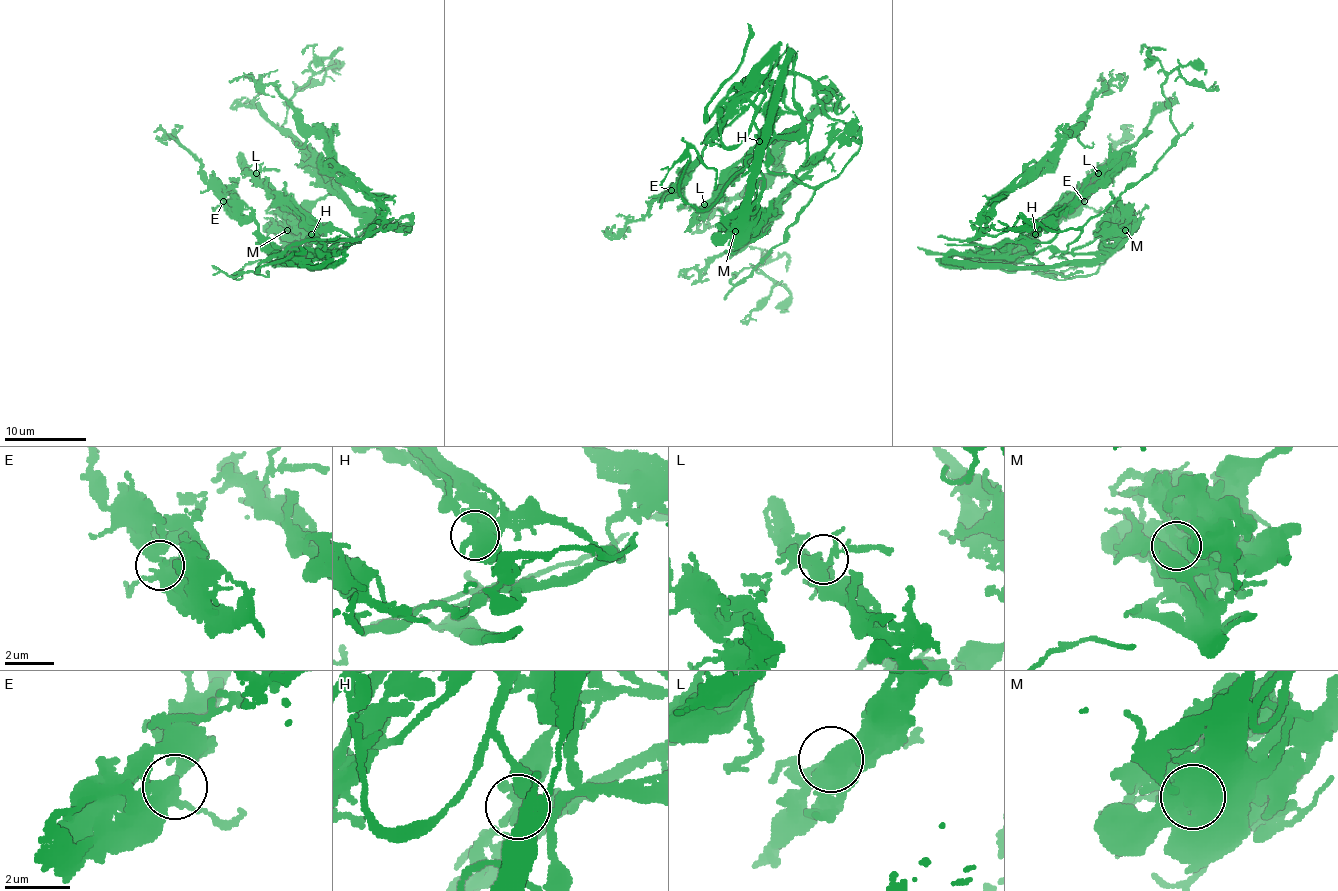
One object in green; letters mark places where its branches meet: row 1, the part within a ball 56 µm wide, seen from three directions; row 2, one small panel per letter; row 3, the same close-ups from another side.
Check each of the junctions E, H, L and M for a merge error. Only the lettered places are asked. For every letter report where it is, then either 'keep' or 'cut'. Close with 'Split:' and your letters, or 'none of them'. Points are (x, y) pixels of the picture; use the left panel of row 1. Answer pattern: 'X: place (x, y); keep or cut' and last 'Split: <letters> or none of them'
E: place (223, 201); keep
H: place (311, 234); keep
L: place (256, 173); keep
M: place (287, 230); cut
Split: M

